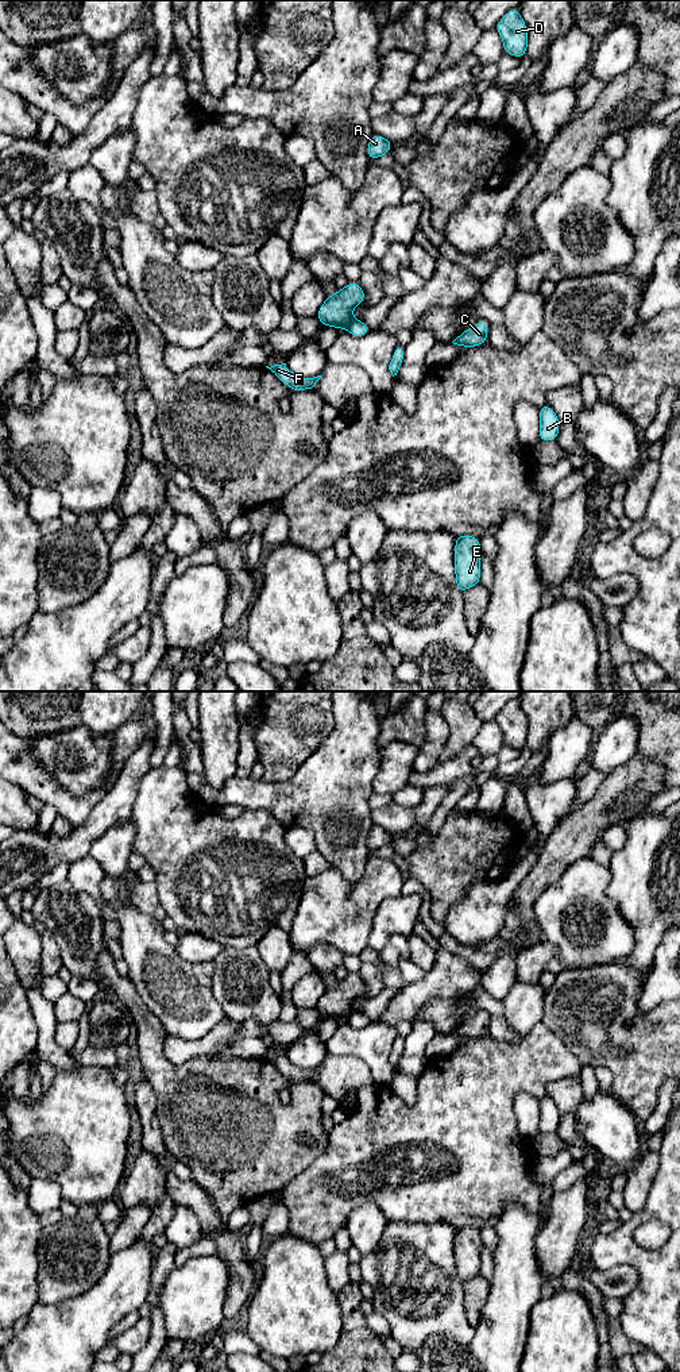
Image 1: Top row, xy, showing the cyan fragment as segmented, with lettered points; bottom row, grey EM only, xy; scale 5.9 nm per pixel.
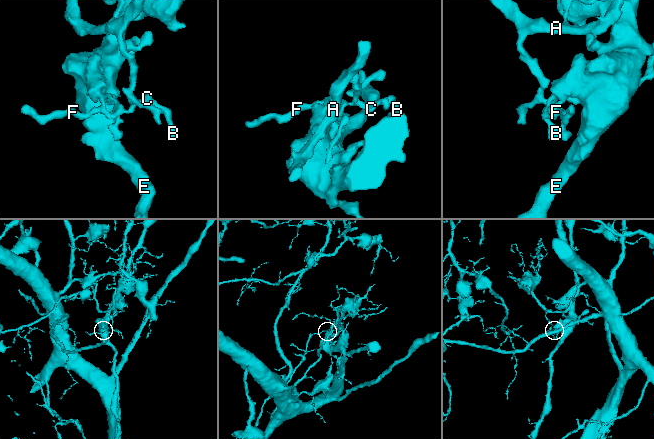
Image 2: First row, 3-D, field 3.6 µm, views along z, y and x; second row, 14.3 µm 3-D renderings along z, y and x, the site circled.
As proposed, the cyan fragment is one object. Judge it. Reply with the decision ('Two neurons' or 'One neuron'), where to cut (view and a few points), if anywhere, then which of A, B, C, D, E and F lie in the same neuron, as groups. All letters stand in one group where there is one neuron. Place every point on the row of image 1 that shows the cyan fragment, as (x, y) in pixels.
Two neurons. Split along xy (351, 316), (344, 327). Groups: A B C F / D E

